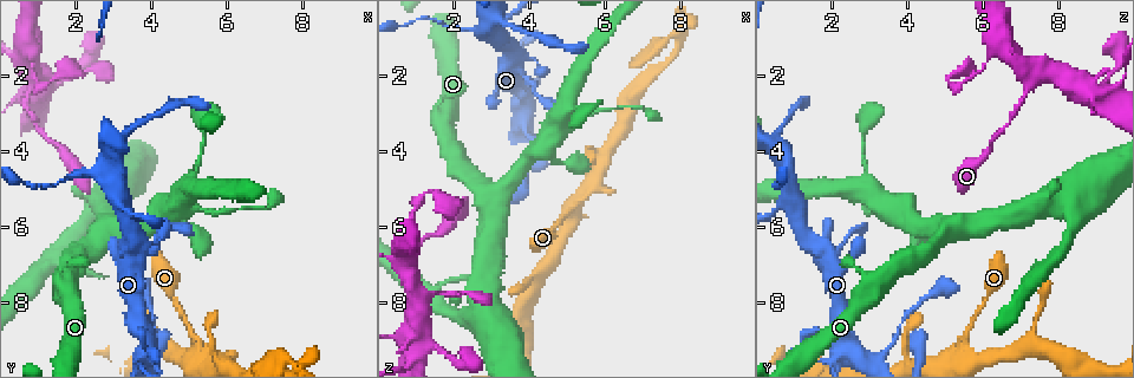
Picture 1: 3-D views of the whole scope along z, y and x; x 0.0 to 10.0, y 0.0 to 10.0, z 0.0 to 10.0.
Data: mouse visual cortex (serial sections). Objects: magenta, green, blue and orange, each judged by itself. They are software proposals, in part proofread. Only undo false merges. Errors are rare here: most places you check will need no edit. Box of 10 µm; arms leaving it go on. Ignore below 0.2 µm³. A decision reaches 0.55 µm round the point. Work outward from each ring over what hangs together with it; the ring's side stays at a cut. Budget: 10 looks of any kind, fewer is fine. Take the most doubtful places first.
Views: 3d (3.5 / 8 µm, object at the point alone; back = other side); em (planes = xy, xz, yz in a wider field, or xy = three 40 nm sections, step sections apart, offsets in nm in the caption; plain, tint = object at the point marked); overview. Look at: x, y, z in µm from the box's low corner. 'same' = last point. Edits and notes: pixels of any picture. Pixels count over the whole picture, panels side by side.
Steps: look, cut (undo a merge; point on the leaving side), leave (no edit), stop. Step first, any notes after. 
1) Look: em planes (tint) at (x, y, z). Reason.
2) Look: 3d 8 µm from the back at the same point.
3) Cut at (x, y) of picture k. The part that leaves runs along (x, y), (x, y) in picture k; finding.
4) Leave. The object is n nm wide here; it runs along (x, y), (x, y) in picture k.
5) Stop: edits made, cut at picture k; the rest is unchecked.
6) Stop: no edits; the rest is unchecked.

Look: 3d 8 µm at (2.80, 4.55, 0.90).

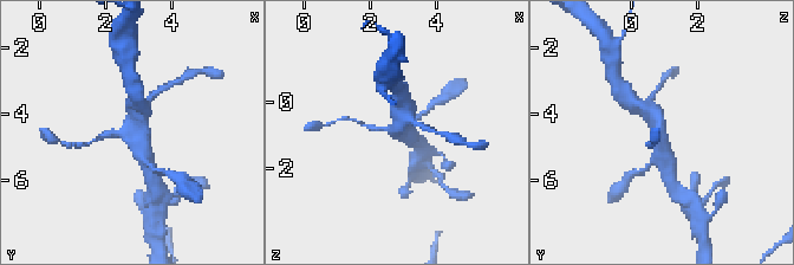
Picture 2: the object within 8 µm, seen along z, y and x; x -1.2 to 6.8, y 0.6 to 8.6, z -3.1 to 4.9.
Look: em xy step 3 (tint) at the same point.

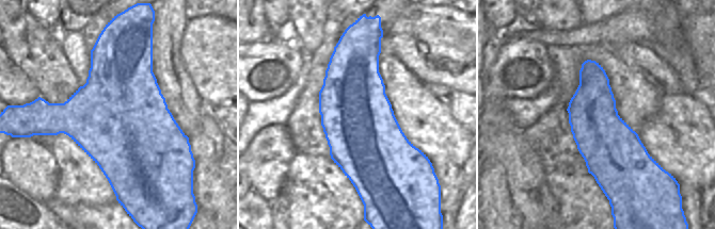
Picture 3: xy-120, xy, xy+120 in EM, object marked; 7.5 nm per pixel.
Leave. It runs along (665, 165), (659, 122), (648, 107) in picture 2; all the same cell.

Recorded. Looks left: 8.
Look: 3d 8 µm at (5.25, 9.35, 5.45). Three-way junction.

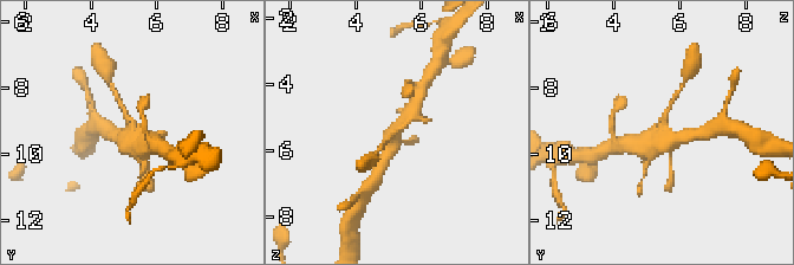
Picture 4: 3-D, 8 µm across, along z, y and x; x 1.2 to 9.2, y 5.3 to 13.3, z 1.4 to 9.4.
Look: 3d 3.5 µm at the same point.

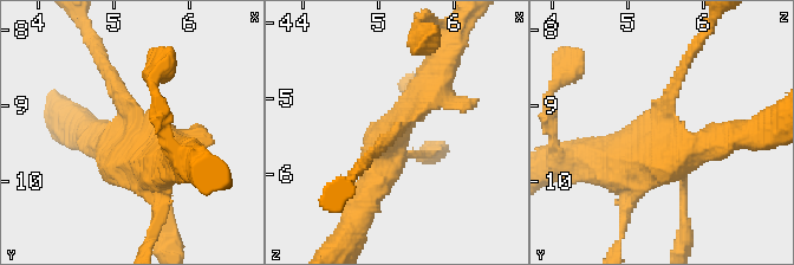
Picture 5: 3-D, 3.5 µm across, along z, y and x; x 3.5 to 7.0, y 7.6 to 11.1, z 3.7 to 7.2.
Leave. It runs along (683, 69), (656, 146), (714, 142) in picture 5; continuous, no second cell.

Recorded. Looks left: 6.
Look: 3d 3.5 µm at (1.00, 2.50, 9.00). Looks like a crossing.

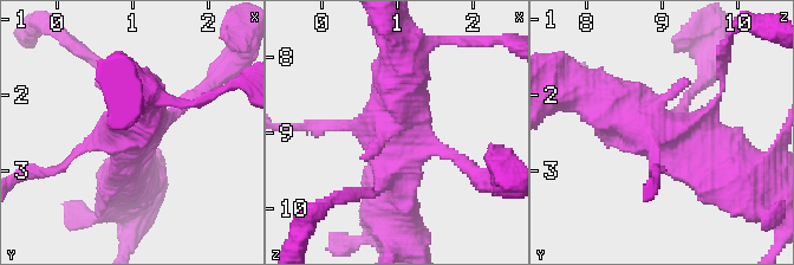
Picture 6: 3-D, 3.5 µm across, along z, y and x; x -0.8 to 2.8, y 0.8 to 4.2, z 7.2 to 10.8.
Look: em xy step 5 (tint) at (1.00, 2.50, 9.05).

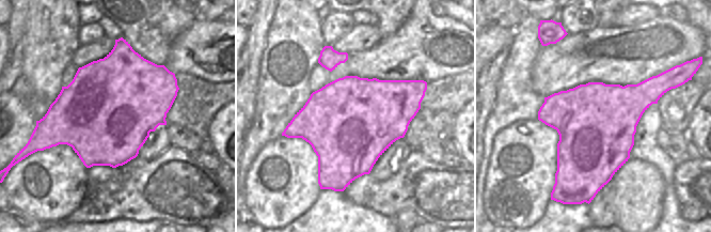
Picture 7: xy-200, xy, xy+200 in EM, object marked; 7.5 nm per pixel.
Leave. It runs along (581, 90), (717, 159) in picture 6; continuous, no second cell.

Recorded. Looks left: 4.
Look: 3d 3.5 µm at (3.90, 9.30, 2.50). Thin arm on a thick one.

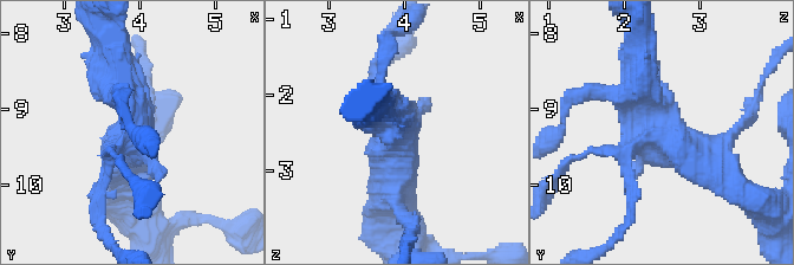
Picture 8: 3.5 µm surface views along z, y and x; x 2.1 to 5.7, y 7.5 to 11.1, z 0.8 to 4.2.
Leave. The arms are 150, 200, 400, 450 nm wide; it runs along (637, 58), (676, 146), (728, 142) in picture 8; one cell here.

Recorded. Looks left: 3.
Stop: no edits; the rest is unchecked.

